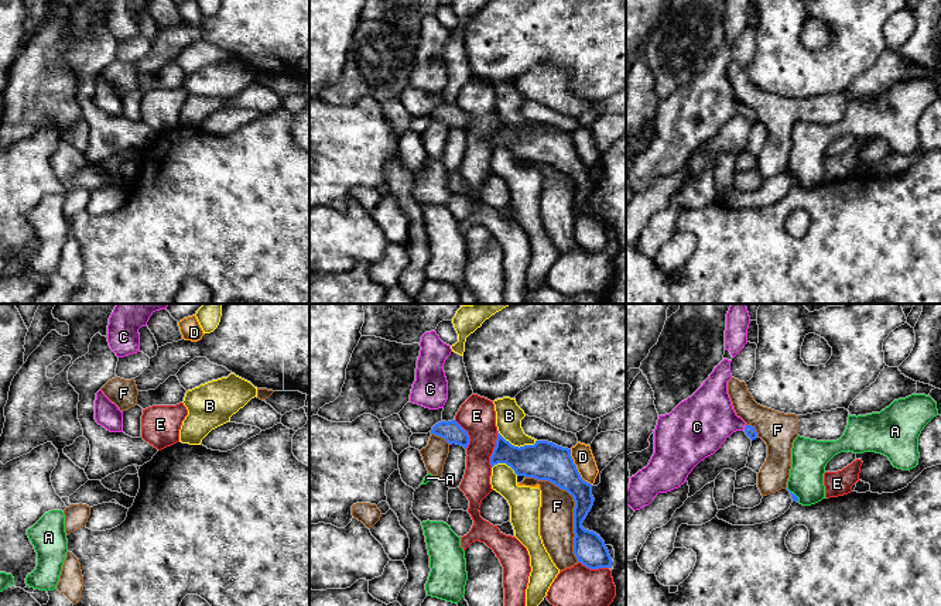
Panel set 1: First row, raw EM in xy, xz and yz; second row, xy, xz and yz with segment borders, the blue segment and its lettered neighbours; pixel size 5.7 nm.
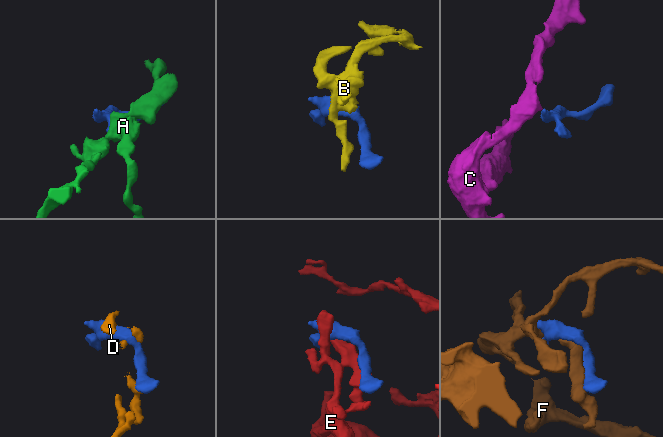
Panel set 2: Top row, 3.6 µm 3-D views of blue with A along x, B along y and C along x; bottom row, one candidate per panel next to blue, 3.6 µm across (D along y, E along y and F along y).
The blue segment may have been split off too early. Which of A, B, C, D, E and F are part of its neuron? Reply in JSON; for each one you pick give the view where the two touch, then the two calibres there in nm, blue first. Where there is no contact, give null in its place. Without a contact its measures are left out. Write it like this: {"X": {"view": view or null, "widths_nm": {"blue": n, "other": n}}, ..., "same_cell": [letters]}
{"C": {"view": "yz", "widths_nm": {"blue": 60, "other": 320}}, "same_cell": ["C"]}

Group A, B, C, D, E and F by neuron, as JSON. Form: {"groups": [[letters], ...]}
{"groups": [["A"], ["B", "D"], ["C"], ["E"], ["F"]]}

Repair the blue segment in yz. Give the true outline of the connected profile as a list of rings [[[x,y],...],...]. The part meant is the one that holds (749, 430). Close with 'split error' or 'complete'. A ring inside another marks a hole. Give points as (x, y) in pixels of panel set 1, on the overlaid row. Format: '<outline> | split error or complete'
[[[730,304],[726,314],[723,360],[691,397],[681,401],[670,414],[658,415],[654,453],[649,465],[630,477],[626,490],[626,504],[634,511],[649,506],[658,493],[667,493],[684,485],[692,469],[714,455],[733,432],[745,431],[752,441],[757,438],[754,427],[736,415],[728,394],[728,381],[732,379],[730,362],[747,343],[749,323],[746,305]]] | split error

